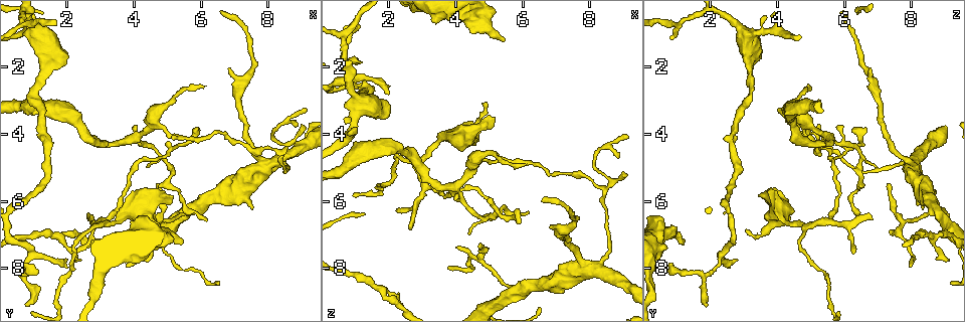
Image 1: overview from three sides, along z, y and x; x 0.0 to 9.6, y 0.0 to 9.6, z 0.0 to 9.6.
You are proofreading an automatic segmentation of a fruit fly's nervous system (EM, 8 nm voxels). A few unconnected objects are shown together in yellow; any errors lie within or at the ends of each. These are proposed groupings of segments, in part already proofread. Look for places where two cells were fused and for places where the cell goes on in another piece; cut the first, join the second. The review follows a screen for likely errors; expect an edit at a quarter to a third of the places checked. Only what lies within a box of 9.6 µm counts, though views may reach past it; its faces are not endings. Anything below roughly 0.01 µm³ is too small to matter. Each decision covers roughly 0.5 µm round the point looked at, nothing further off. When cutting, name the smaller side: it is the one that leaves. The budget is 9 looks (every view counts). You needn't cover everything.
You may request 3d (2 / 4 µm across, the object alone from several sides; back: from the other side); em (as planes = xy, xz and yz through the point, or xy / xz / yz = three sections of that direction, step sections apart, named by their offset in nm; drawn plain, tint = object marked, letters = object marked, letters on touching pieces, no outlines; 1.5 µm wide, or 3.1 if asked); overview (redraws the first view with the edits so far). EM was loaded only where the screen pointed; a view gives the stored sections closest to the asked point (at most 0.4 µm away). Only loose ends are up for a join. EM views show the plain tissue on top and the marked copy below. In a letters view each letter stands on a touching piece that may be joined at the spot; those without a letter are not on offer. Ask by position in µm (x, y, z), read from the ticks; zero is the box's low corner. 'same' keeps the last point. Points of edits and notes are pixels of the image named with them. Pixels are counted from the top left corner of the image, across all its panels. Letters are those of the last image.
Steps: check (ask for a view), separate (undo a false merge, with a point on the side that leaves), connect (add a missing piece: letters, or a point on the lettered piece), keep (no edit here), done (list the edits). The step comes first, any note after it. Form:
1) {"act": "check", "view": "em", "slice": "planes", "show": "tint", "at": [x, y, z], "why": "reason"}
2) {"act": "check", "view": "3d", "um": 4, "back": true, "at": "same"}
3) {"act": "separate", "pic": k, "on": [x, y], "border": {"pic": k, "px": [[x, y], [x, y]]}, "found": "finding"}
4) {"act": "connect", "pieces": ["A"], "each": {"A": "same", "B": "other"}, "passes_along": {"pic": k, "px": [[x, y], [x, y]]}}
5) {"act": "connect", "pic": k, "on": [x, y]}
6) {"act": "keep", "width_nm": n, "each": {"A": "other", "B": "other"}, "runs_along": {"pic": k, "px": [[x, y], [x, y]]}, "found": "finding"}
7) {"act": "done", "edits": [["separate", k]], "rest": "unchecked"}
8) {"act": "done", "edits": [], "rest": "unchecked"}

{"act": "check", "view": "3d", "um": 4, "at": [5.10, 2.95, 4.55], "why": "sudden change in width"}

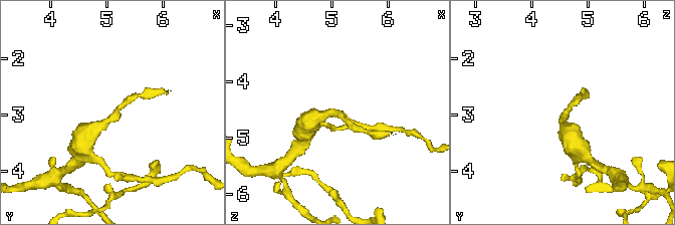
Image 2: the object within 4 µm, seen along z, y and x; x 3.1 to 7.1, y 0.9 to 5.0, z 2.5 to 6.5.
{"act": "check", "view": "em", "slice": "xz", "step": 8, "show": "tint", "at": [5.20, 3.00, 4.55], "why": "shape alone is not enough"}

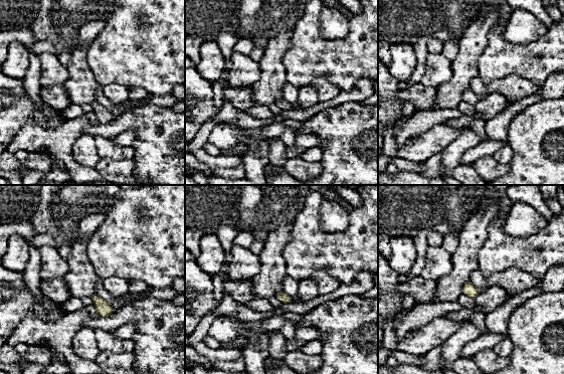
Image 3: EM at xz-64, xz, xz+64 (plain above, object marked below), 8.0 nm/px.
{"act": "check", "view": "em", "slice": "xz", "step": 8, "show": "letters", "at": "same", "why": "what lies round it"}

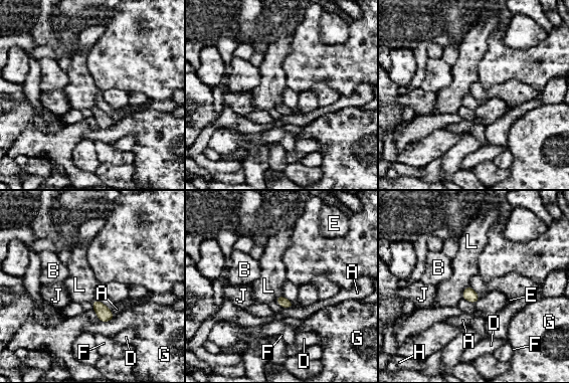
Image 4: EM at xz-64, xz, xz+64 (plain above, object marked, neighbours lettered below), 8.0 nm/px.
{"act": "keep", "each": {"A": "other", "B": "other", "D": "other", "E": "other", "F": "other", "G": "other", "H": "other", "J": "other", "L": "other"}, "border": {"pic": 4, "px": [[469, 285], [462, 291], [461, 299]]}, "found": "all the same cell"}

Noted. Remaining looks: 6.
{"act": "check", "view": "em", "slice": "planes", "show": "letters", "at": [5.15, 5.85, 3.60], "why": "an open end"}

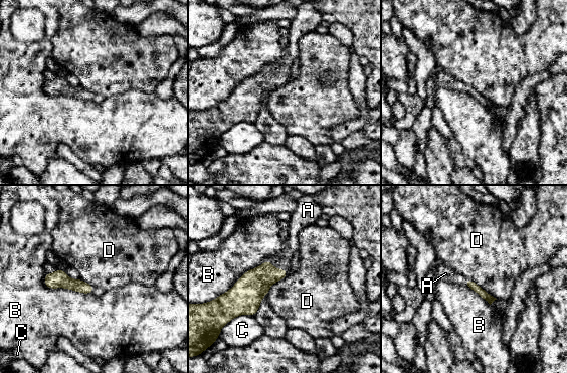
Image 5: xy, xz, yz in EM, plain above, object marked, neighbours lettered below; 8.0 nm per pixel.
{"act": "connect", "pieces": ["A"], "each": {"A": "same", "B": "other", "C": "other", "D": "other"}, "passes_along": {"pic": 5, "px": [[255, 283], [277, 269], [282, 260]]}, "found": "the cell continues"}

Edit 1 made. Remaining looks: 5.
{"act": "check", "view": "overview"}

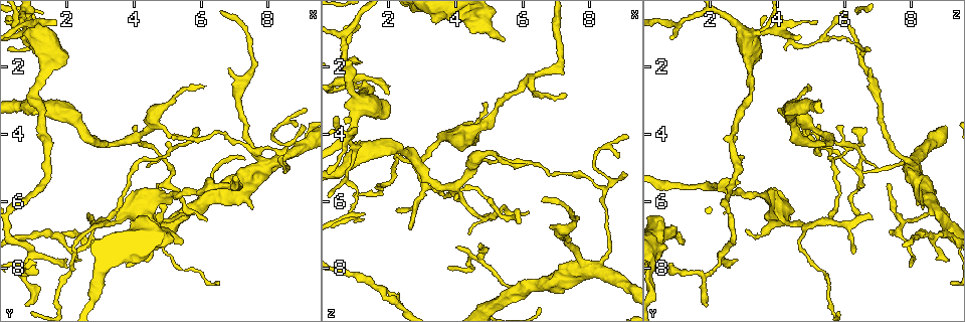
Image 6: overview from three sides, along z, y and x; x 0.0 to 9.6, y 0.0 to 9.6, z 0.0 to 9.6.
{"act": "check", "view": "em", "slice": "xz", "step": 8, "show": "tint", "at": [2.85, 6.75, 6.05]}

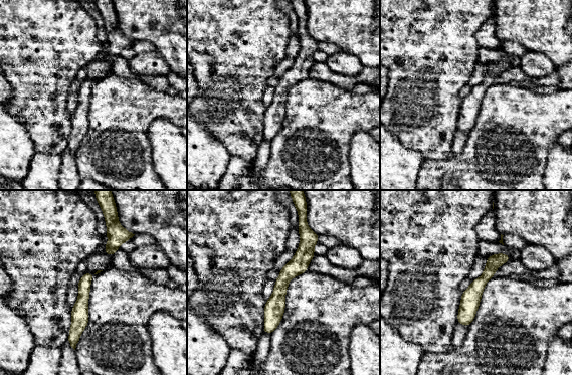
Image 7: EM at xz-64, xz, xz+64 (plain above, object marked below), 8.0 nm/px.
{"act": "check", "view": "em", "slice": "planes", "show": "letters", "at": "same"}

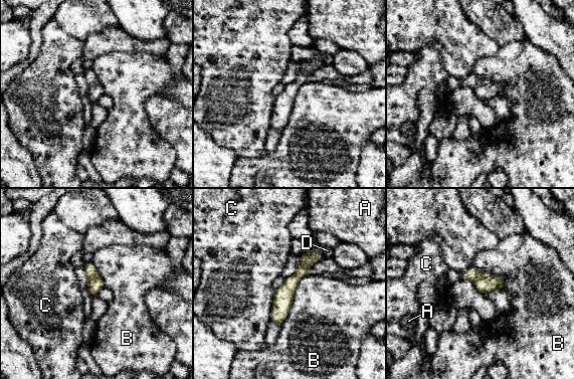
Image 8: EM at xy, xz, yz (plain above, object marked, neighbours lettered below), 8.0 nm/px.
{"act": "keep", "width_nm": 130, "each": {"A": "other", "B": "other", "C": "other", "D": "other"}, "runs_along": {"pic": 8, "px": [[318, 254], [291, 282], [272, 318]]}, "found": "continuous, no second cell"}

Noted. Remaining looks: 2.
{"act": "check", "view": "em", "slice": "planes", "show": "letters", "at": [8.40, 4.50, 5.65], "why": "three arms meet"}

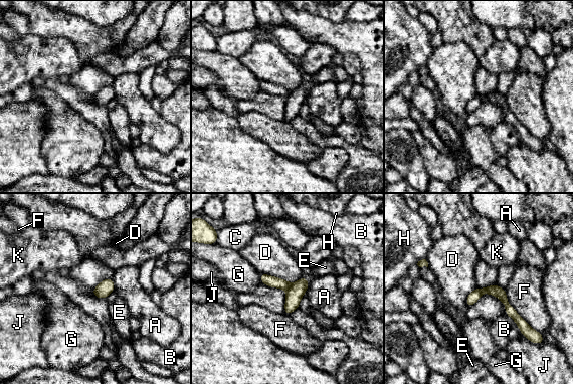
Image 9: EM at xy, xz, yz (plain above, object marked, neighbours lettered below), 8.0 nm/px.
{"act": "separate", "pic": 9, "on": [268, 280], "longest_contact_nm": ["F", 420], "each": {"A": "other", "B": "other", "C": "other", "D": "other", "E": "other", "F": "other", "G": "other", "H": "other", "J": "other", "K": "other"}, "found": "a second cell is stuck on"}

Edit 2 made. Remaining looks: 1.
{"act": "done", "edits": [["connect", 5], ["separate", 9]], "rest": "unchecked"}

